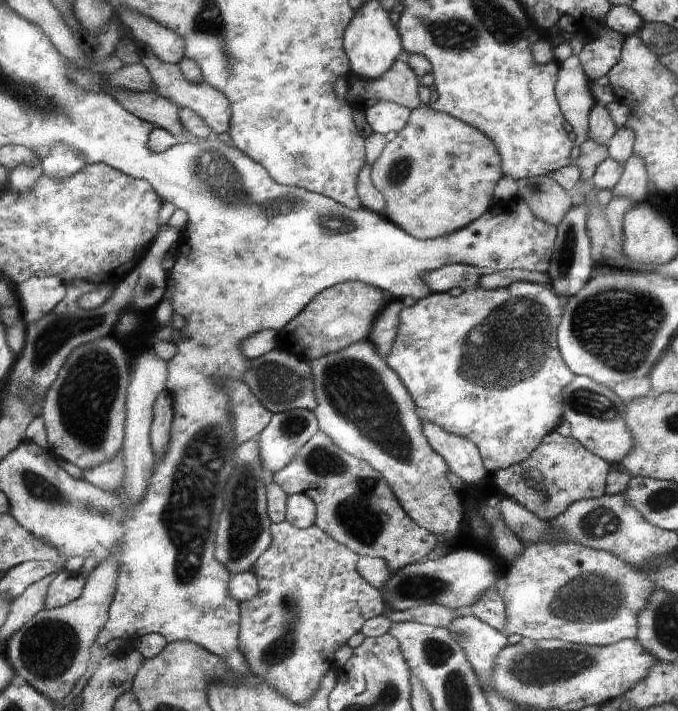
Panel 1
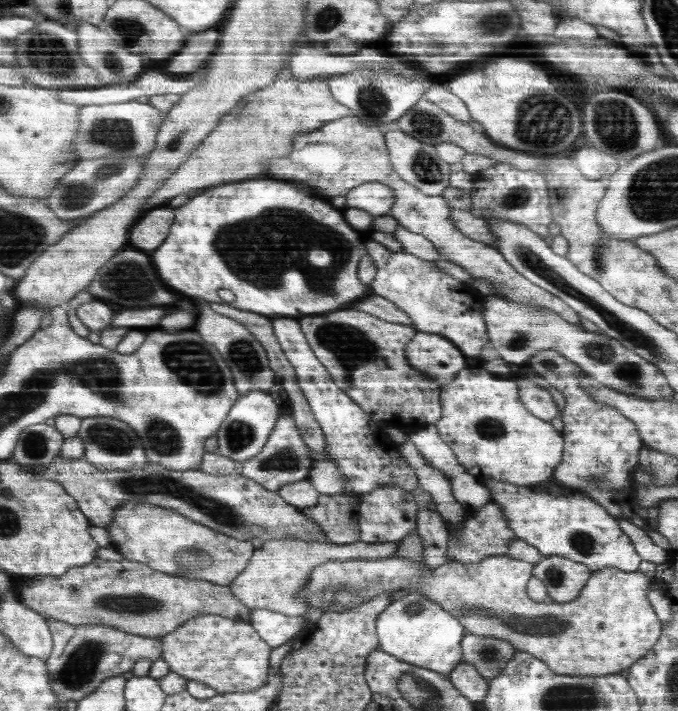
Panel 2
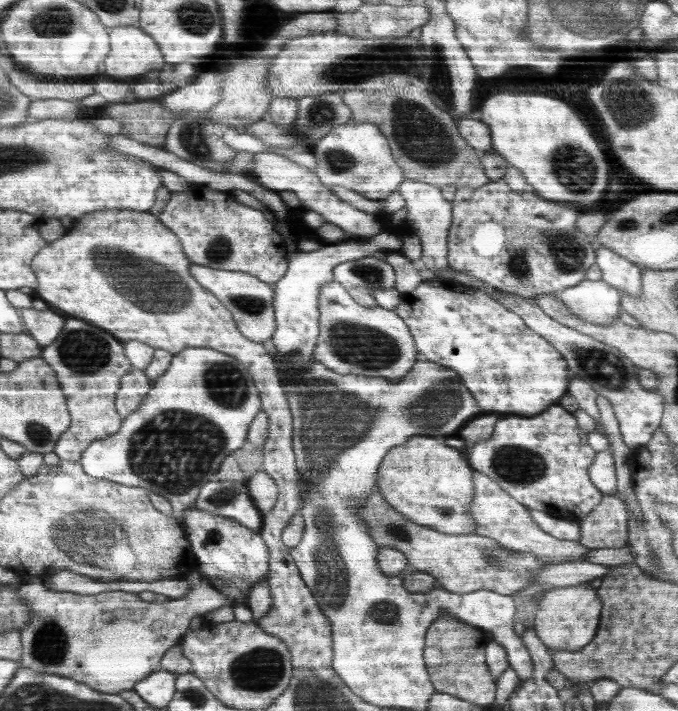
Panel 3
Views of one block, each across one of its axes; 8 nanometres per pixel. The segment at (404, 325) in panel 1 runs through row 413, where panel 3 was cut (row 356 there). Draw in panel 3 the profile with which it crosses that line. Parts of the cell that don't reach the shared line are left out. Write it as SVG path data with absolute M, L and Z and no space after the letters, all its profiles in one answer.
M436 278L422 281L412 293L403 295L402 304L393 310L409 326L419 352L418 361L428 360L457 371L465 385L478 398L478 406L484 413L499 416L536 416L558 400L568 390L569 365L562 354L549 340L538 335L524 322L521 315L502 306L490 294L456 283L454 279Z

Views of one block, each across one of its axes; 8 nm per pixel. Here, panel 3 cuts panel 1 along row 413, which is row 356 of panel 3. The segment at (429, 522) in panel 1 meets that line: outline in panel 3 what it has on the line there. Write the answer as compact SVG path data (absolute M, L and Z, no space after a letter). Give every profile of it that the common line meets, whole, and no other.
M338 280L321 285L319 337L315 358L340 374L398 380L417 364L419 352L409 326L393 310L360 306Z

